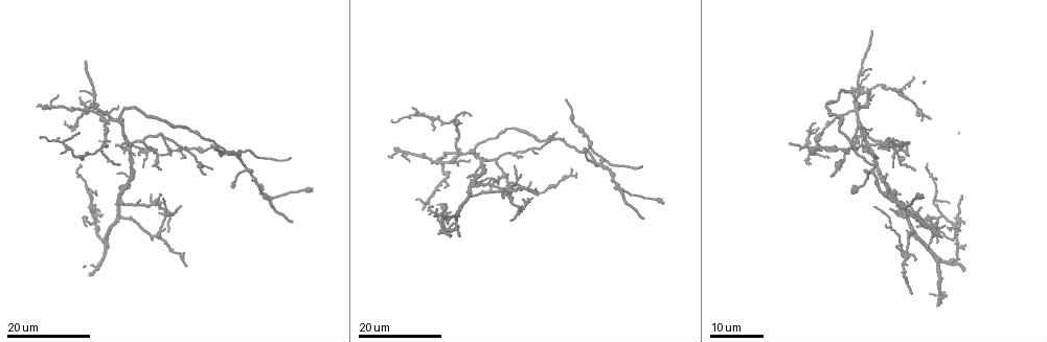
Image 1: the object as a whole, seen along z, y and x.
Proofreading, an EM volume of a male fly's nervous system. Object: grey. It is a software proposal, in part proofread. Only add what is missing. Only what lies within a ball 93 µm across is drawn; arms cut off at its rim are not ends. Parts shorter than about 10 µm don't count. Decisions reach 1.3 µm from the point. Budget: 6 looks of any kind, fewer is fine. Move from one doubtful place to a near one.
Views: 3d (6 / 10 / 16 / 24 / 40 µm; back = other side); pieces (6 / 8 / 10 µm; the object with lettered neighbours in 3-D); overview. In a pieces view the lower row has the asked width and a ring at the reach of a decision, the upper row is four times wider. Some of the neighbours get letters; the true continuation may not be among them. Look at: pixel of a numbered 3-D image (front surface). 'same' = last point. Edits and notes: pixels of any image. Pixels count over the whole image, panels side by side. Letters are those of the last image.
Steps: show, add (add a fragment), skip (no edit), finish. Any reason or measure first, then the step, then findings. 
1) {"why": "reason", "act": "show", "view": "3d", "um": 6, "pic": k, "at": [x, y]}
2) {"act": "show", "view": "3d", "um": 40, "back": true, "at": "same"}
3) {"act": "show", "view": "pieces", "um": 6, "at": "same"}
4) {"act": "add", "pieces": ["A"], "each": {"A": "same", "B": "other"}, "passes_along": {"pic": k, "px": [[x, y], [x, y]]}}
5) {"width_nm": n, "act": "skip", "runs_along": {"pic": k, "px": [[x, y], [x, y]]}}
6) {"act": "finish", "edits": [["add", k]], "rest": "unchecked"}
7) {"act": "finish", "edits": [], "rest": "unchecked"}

{"why": "long arm stops here", "act": "show", "view": "3d", "um": 16, "pic": 1, "at": [642, 166]}

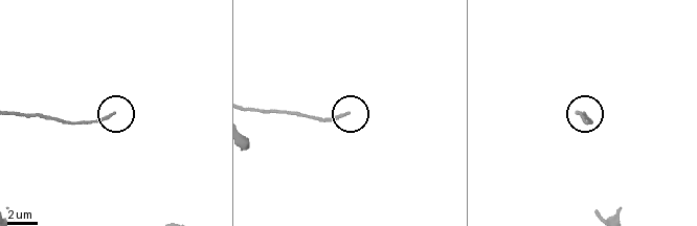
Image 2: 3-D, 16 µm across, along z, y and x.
{"act": "show", "view": "pieces", "um": 8, "pic": 2, "at": [584, 113]}

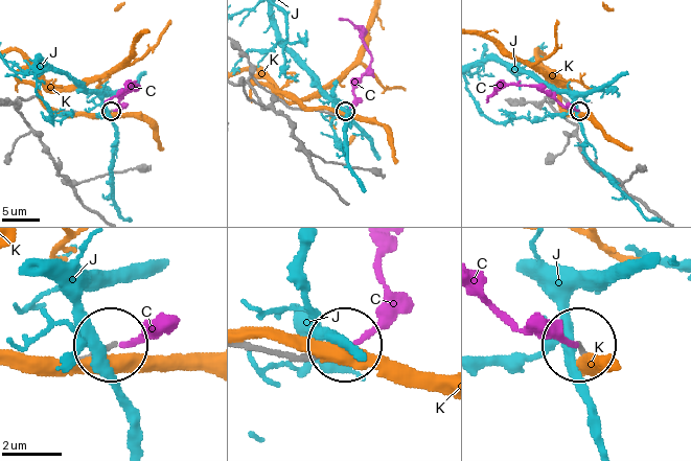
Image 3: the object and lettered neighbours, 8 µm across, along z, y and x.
{"width_nm": 150, "act": "add", "pieces": ["C"], "each": {"C": "same", "J": "other", "K": "other"}, "found": "it goes on there"}

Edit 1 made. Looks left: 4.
{"why": "branch stops here", "act": "show", "view": "3d", "um": 16, "pic": 1, "at": [602, 160]}

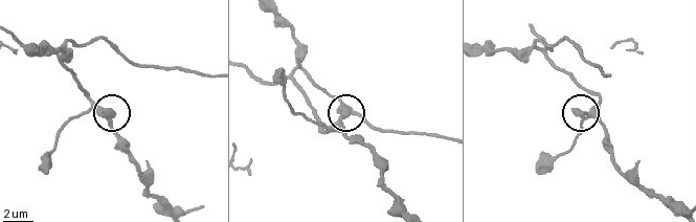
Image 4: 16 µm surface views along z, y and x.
{"act": "show", "view": "pieces", "um": 10, "pic": 4, "at": [341, 105]}

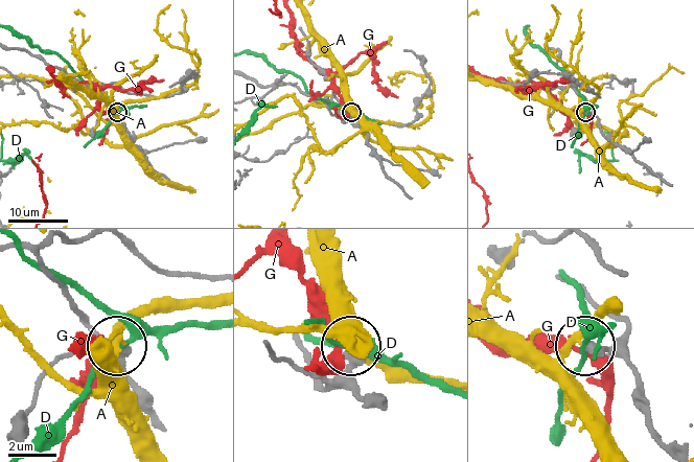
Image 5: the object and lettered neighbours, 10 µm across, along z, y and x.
{"width_nm": 450, "act": "skip", "each": {"A": "other", "D": "other", "G": "other"}, "found": "no lettered fragment goes on from it"}

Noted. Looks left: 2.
{"why": "free end", "act": "show", "view": "3d", "um": 24, "pic": 1, "at": [853, 193]}

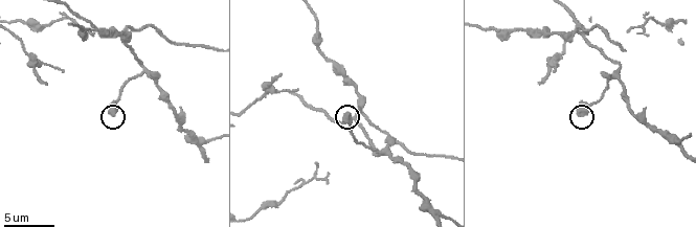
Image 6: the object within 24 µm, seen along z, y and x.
{"act": "show", "view": "pieces", "um": 8, "pic": 6, "at": [578, 112]}

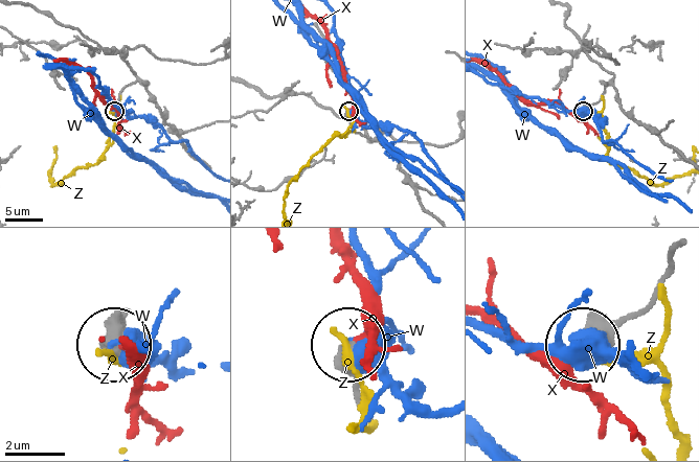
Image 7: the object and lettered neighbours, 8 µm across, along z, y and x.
{"act": "skip", "each": {"W": "other", "X": "other", "Z": "other"}, "runs_along": {"pic": 7, "px": [[373, 421], [356, 396], [351, 346]]}, "found": "none of them fits"}

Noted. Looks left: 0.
{"act": "finish", "edits": [["add", 3]], "rest": "unchecked"}

